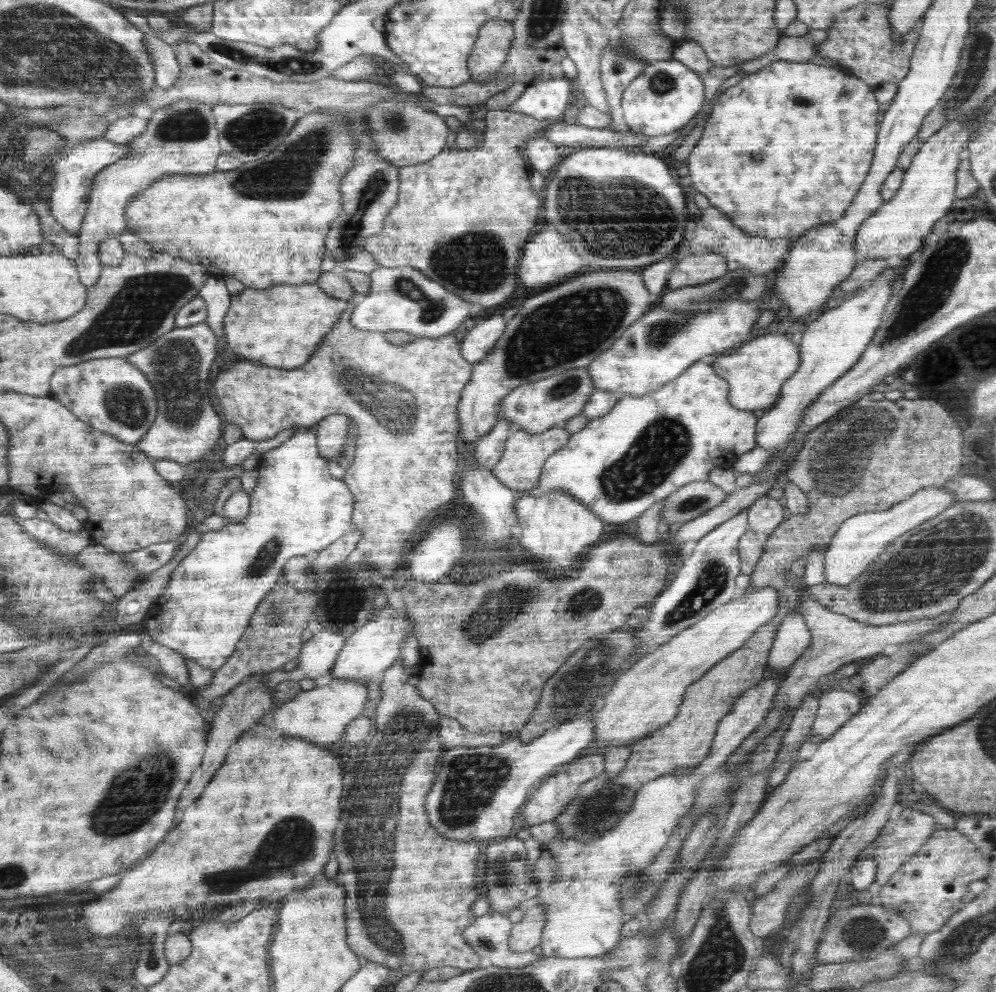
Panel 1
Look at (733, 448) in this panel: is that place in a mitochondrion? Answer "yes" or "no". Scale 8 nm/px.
no

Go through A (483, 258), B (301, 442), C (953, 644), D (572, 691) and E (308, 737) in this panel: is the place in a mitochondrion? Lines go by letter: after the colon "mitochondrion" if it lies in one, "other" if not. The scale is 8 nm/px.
A: mitochondrion
B: other
C: other
D: mitochondrion
E: other

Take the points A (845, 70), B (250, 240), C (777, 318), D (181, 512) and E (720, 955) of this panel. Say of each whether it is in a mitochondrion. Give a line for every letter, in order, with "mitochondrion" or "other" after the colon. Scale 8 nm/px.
A: other
B: other
C: other
D: other
E: mitochondrion

